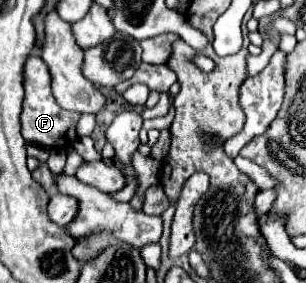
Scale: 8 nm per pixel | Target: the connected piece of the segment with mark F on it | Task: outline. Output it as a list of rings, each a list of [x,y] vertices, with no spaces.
[[[30,55],[26,65],[24,65],[24,107],[20,115],[20,125],[22,125],[22,137],[26,143],[34,143],[46,149],[62,149],[70,147],[76,141],[76,123],[80,119],[80,113],[76,111],[64,111],[56,105],[56,99],[52,97],[52,87],[50,87],[50,73],[44,61],[38,55]]]

